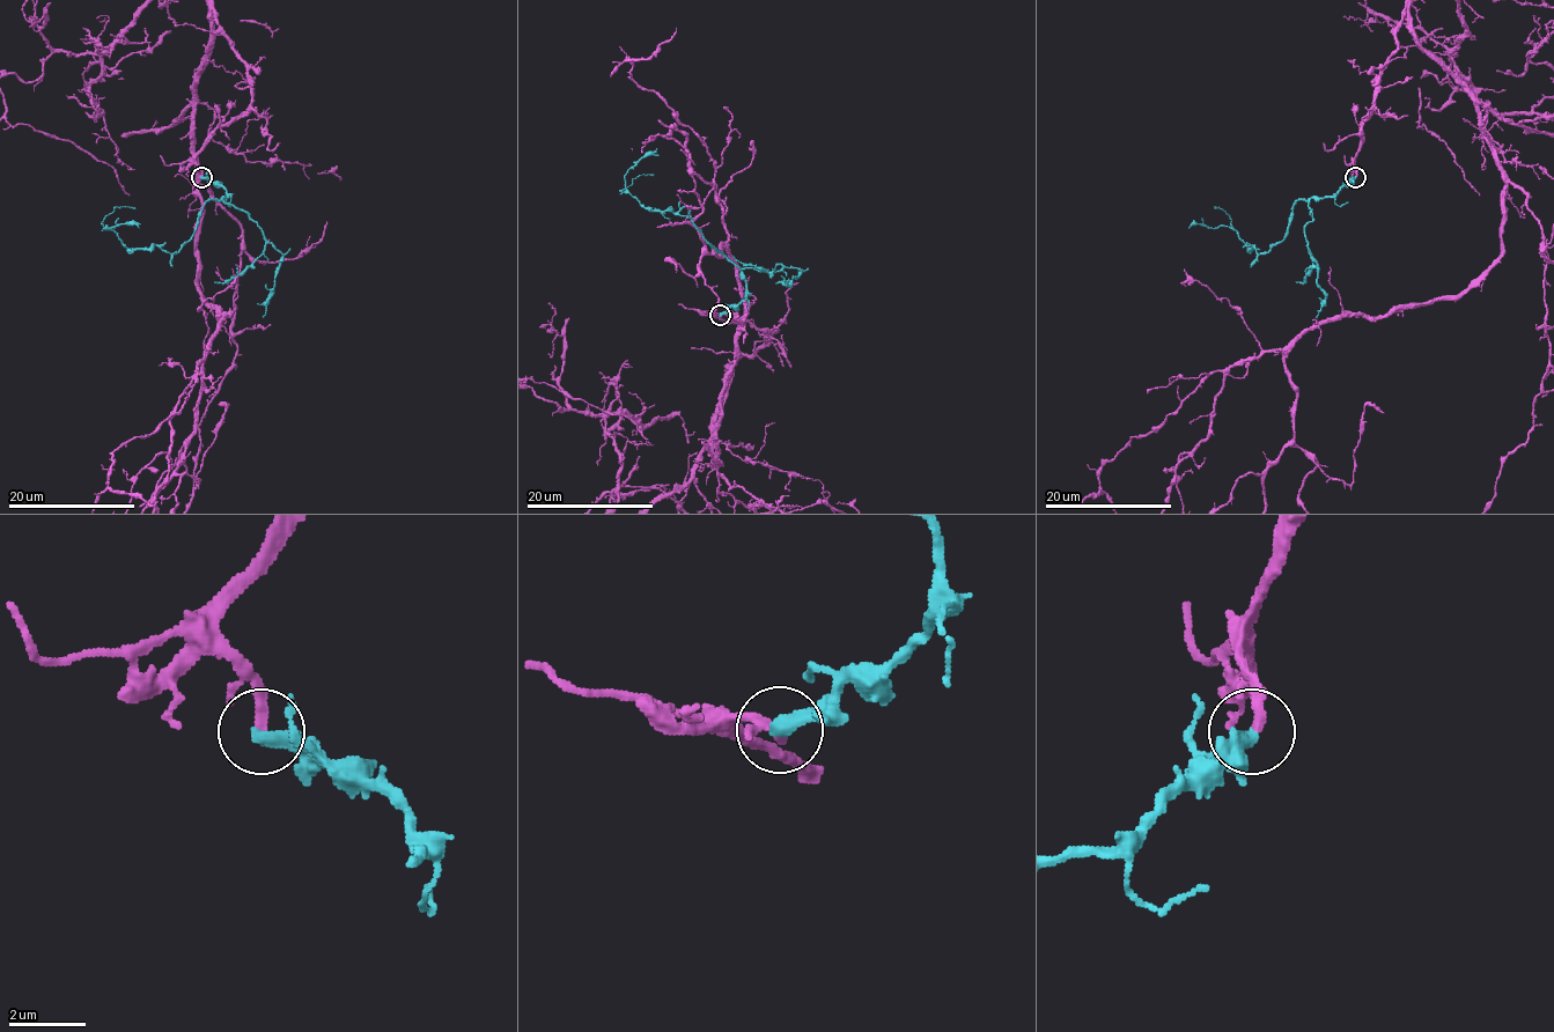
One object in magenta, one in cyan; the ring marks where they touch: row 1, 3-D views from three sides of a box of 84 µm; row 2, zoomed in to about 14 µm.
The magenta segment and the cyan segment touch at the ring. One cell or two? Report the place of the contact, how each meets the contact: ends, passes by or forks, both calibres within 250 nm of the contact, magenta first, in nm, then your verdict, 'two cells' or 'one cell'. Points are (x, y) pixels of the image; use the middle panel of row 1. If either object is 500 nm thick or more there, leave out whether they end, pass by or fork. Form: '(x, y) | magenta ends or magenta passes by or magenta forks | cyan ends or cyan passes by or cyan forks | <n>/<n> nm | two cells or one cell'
(720, 315) | magenta ends | cyan ends | 280/400 nm | one cell

